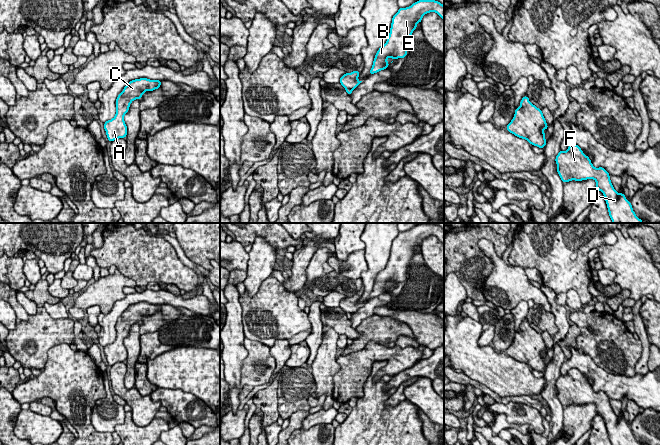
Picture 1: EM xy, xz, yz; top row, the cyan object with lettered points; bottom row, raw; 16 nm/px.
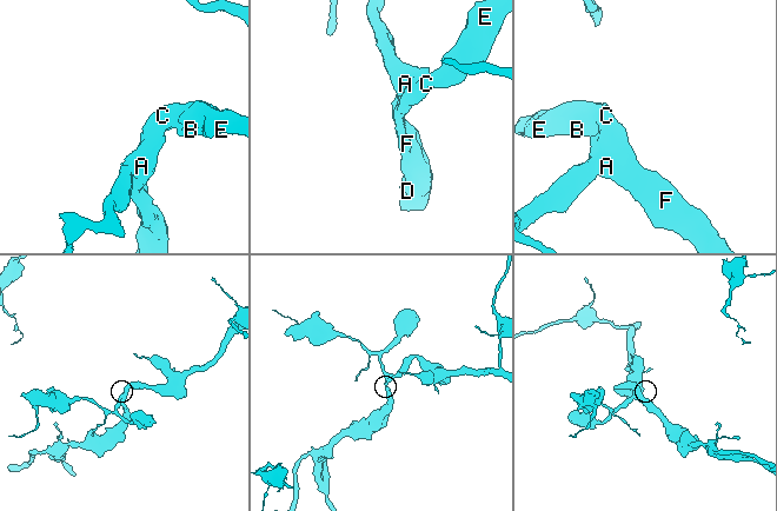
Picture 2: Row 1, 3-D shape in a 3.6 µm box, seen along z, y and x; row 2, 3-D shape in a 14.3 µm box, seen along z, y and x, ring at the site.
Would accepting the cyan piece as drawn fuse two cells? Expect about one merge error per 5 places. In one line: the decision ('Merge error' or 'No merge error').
No merge error

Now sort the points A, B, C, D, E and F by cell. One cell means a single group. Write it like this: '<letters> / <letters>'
A B C D E F

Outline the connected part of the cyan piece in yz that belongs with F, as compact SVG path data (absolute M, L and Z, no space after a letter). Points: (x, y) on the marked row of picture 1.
M570 145L565 152L560 150L555 161L557 173L564 183L571 180L594 179L596 181L596 190L604 194L613 223L643 223L636 216L624 193L619 194L614 189L609 173L603 167L595 168L578 145Z

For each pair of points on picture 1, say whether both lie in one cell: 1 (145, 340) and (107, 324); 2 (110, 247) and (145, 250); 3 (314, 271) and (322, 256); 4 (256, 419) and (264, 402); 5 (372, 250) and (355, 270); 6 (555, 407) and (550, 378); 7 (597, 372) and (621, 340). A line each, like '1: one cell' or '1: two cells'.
1: two cells
2: one cell
3: one cell
4: two cells
5: two cells
6: one cell
7: two cells

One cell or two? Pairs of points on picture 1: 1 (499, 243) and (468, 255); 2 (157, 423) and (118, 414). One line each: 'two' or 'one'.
1: one
2: two

